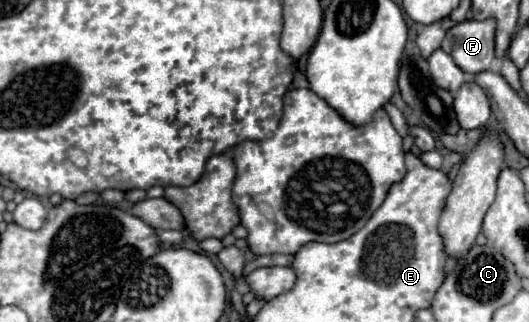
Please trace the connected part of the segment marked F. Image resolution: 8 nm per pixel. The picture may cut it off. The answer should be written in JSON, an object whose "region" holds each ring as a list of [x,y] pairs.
{"region":[[[464,20],[452,26],[442,42],[442,50],[452,54],[452,60],[466,74],[480,74],[490,70],[494,60],[494,28],[496,22]]]}

